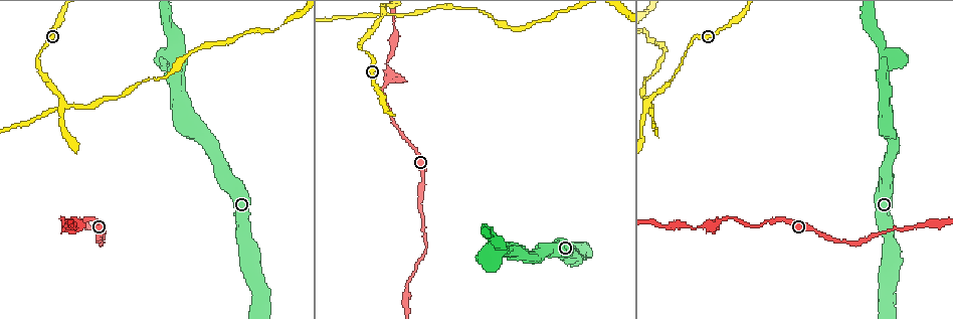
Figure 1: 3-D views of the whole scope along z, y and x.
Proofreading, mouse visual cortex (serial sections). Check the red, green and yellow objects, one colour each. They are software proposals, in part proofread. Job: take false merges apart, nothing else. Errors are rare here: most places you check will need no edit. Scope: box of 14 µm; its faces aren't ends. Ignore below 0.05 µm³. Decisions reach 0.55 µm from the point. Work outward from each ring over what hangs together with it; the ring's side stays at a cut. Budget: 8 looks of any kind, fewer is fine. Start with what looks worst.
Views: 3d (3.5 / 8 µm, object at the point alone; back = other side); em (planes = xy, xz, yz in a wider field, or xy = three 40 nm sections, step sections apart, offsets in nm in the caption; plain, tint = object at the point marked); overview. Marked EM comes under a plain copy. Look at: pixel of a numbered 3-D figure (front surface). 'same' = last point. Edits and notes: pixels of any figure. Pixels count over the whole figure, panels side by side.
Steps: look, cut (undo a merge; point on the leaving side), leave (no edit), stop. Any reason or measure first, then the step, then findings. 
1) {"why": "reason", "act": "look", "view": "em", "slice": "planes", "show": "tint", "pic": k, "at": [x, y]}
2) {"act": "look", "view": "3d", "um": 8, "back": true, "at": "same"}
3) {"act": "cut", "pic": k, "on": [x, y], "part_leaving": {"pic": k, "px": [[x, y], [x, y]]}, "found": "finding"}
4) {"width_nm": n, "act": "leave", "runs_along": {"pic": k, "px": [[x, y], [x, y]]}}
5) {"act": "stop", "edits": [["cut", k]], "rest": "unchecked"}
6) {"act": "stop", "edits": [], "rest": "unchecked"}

{"why": "four-way junction", "act": "look", "view": "3d", "um": 3.5, "pic": 1, "at": [386, 13]}

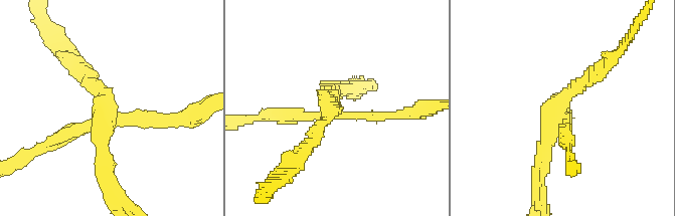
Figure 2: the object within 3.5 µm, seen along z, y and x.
{"arms": 4, "arm_widths_nm": [150, 200, 200, 200], "why": "shape alone is not enough", "act": "look", "view": "em", "slice": "xy", "step": 5, "show": "tint", "pic": 2, "at": [330, 112]}

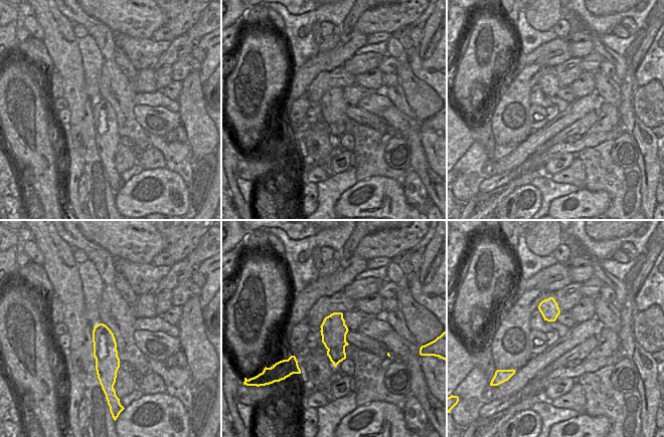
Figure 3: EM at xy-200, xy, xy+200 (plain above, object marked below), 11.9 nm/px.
{"why": "another direction", "act": "look", "view": "em", "slice": "planes", "show": "tint", "at": "same"}

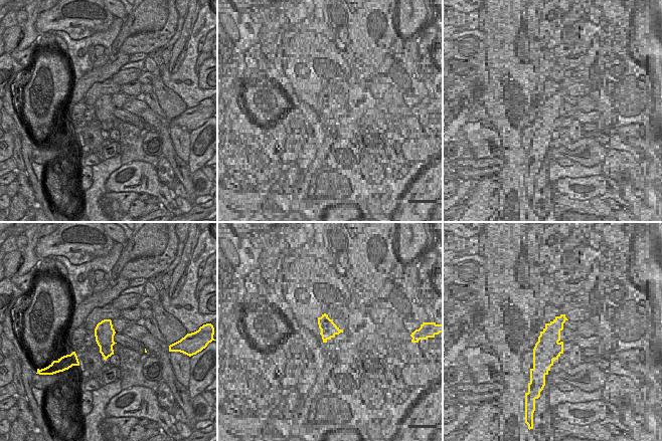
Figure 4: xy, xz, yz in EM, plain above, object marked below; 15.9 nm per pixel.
{"width_nm": 320, "act": "cut", "pic": 2, "on": [288, 112], "border": {"pic": 4, "px": [[113, 344], [100, 348]]}, "found": "two cells meet here"}

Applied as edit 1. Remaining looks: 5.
{"why": "redraw", "act": "look", "view": "overview"}

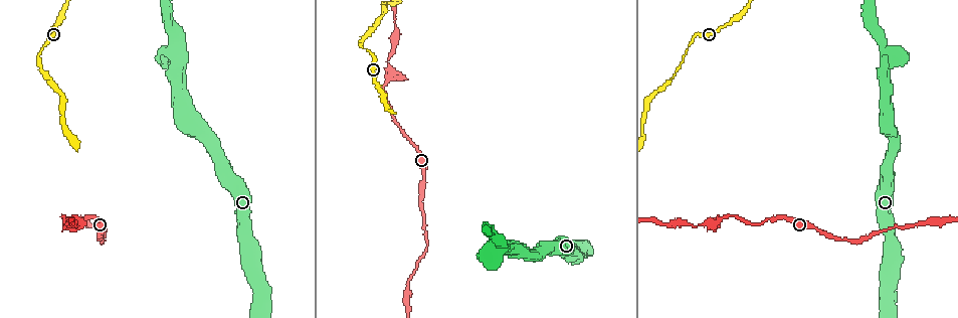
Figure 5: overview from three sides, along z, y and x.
{"act": "look", "view": "3d", "um": 3.5, "pic": 5, "at": [886, 56]}

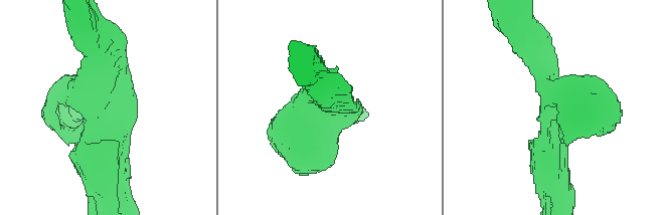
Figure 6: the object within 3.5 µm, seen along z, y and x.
{"why": "shape alone is not enough", "act": "look", "view": "em", "slice": "xy", "step": 2, "show": "tint", "pic": 6, "at": [104, 113]}

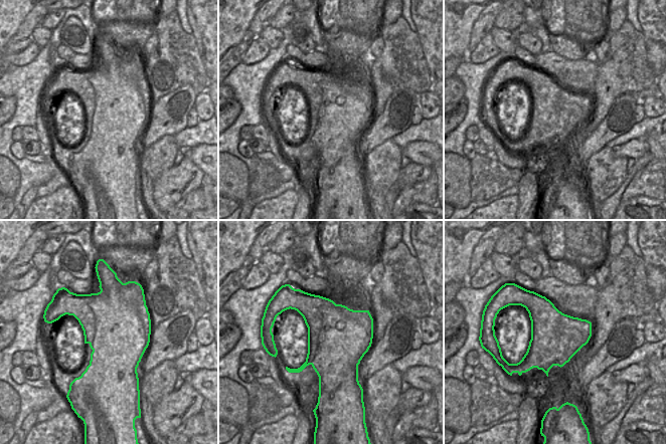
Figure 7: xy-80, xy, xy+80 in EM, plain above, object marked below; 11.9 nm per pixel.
{"act": "leave", "runs_along": {"pic": 6, "px": [[551, 180], [559, 109], [536, 50]]}, "found": "one cell here"}

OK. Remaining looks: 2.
{"act": "look", "view": "3d", "um": 3.5, "back": true, "pic": 5, "at": [714, 224]}

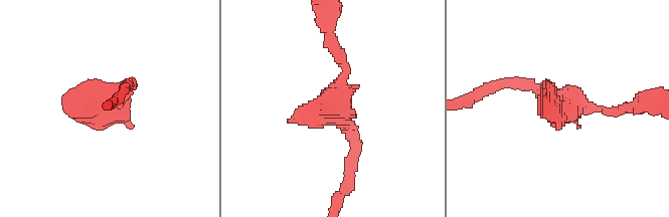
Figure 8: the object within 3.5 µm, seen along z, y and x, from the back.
{"why": "need the tissue", "act": "look", "view": "em", "slice": "xy", "step": 2, "show": "tint", "pic": 8, "at": [114, 110]}

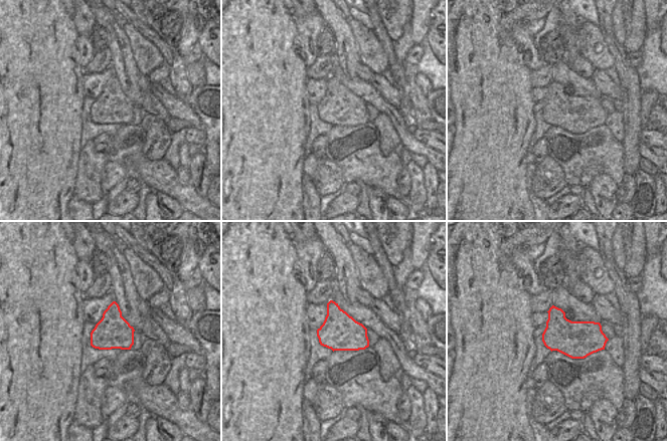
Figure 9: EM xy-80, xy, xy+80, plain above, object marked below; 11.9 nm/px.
{"act": "leave", "found": "one cell here"}

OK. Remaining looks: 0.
{"act": "stop", "edits": [["cut", 2]], "rest": "unchecked"}

